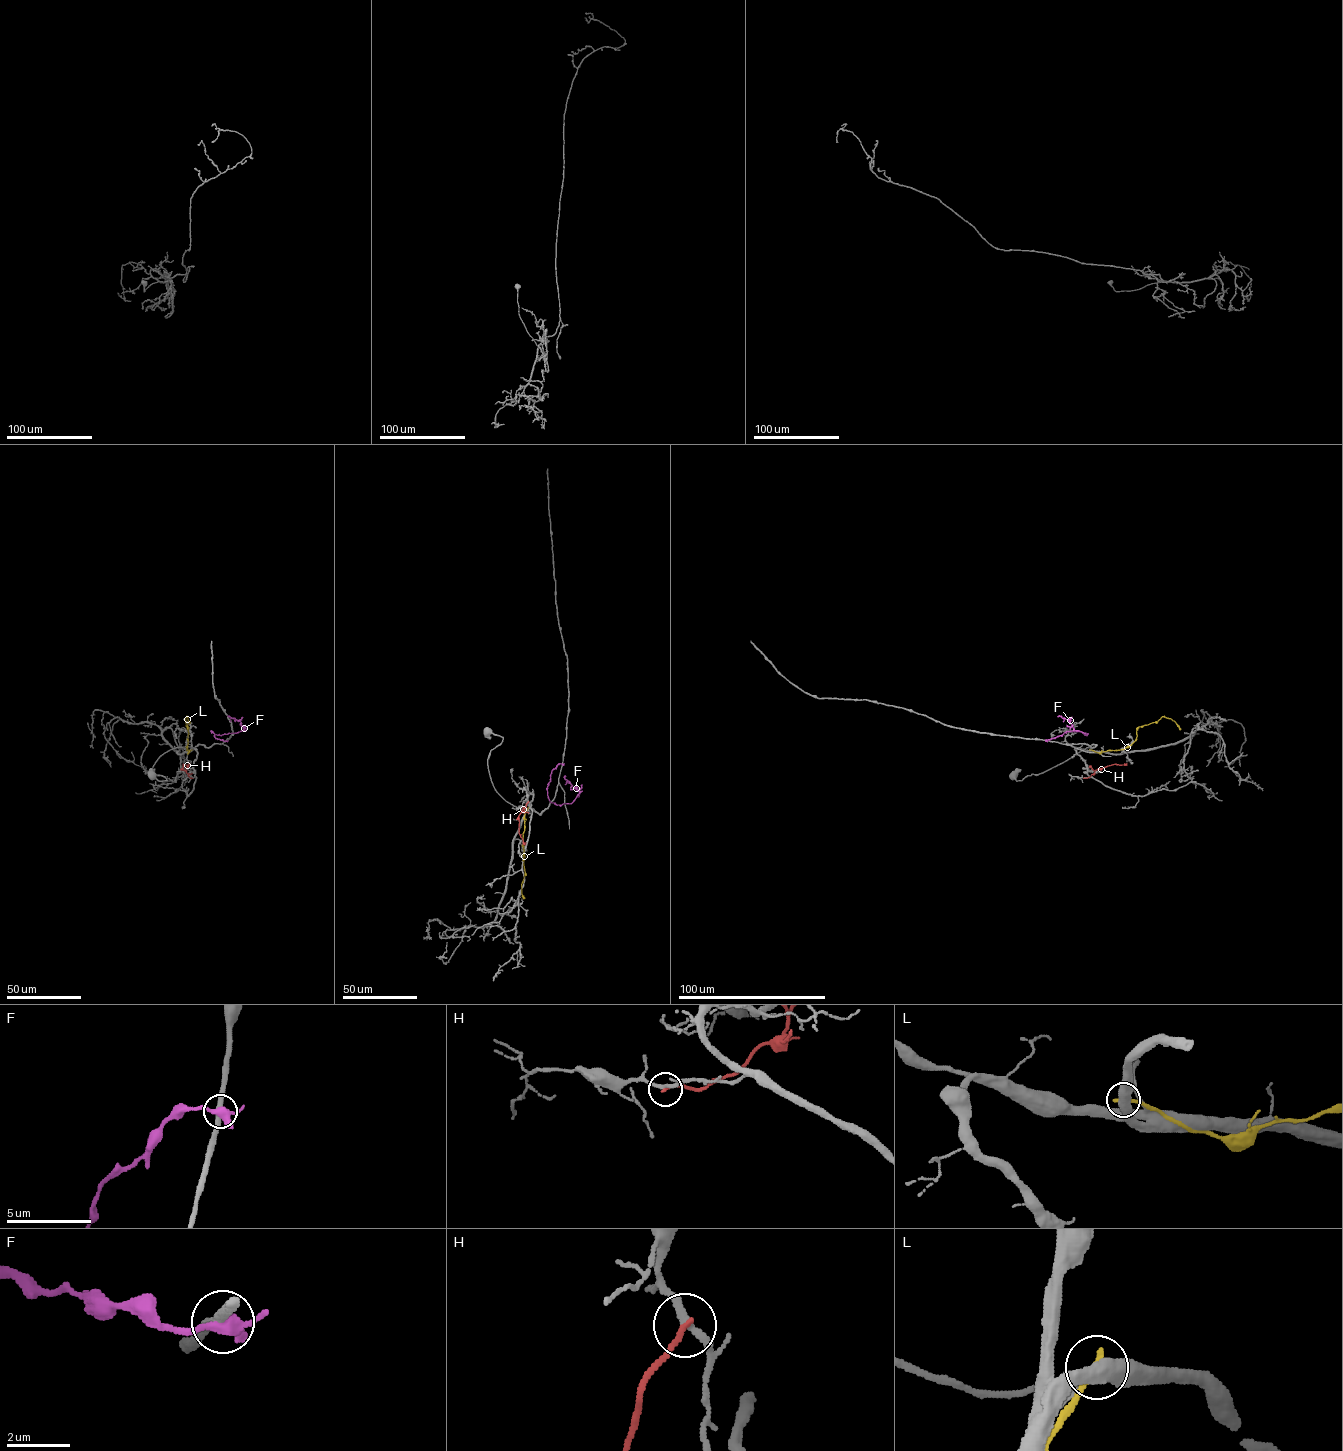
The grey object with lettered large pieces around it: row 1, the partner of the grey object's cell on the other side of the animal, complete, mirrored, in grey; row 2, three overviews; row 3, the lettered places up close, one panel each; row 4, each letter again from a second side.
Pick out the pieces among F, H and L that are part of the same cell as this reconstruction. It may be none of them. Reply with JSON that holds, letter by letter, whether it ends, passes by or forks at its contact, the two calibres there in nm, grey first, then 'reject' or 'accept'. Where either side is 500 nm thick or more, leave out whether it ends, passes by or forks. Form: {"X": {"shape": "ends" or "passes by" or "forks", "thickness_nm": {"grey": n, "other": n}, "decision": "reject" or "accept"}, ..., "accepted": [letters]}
{"F": {"shape": "forks", "thickness_nm": {"grey": 320, "other": 320}, "decision": "reject"}, "H": {"shape": "ends", "thickness_nm": {"grey": 220, "other": 160}, "decision": "reject"}, "L": {"thickness_nm": {"grey": 550, "other": 240}, "decision": "reject"}, "accepted": []}

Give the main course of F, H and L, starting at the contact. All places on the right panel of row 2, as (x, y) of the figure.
F: (1046, 740), (1069, 731), (1086, 735), (1075, 730), (1069, 722), (1071, 720), (1057, 716)
H: (1084, 778), (1098, 769), (1127, 763)
L: (1090, 749), (1098, 753), (1124, 749), (1135, 740), (1138, 727), (1157, 721), (1163, 716), (1171, 719), (1180, 730)

